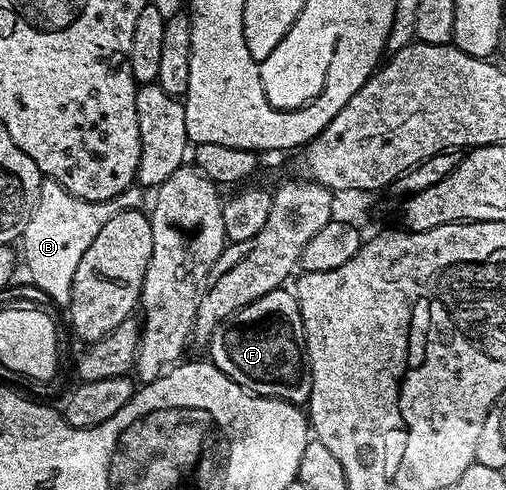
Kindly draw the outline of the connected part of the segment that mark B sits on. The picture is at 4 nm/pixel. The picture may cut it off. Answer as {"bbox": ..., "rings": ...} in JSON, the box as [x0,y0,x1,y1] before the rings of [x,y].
{"bbox":[21,178,158,304],"rings":[[[44,178],[37,205],[21,236],[21,263],[27,266],[32,285],[44,291],[53,302],[70,304],[73,273],[77,273],[77,265],[81,265],[81,257],[85,257],[85,249],[93,245],[93,237],[101,233],[105,221],[117,217],[117,213],[122,211],[146,212],[154,207],[158,196],[158,190],[132,185],[109,201],[81,201],[81,197],[73,197],[73,193],[67,192],[57,181]]]}

